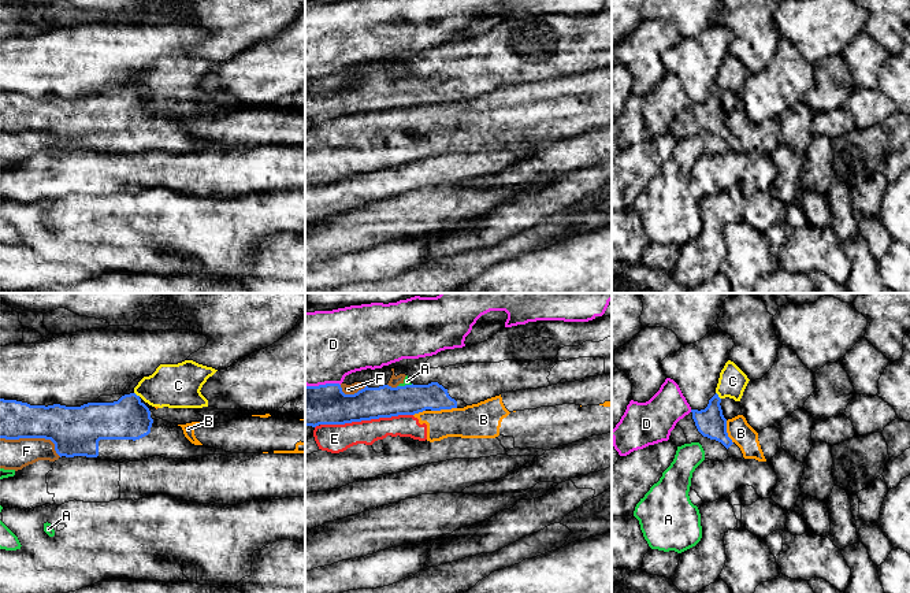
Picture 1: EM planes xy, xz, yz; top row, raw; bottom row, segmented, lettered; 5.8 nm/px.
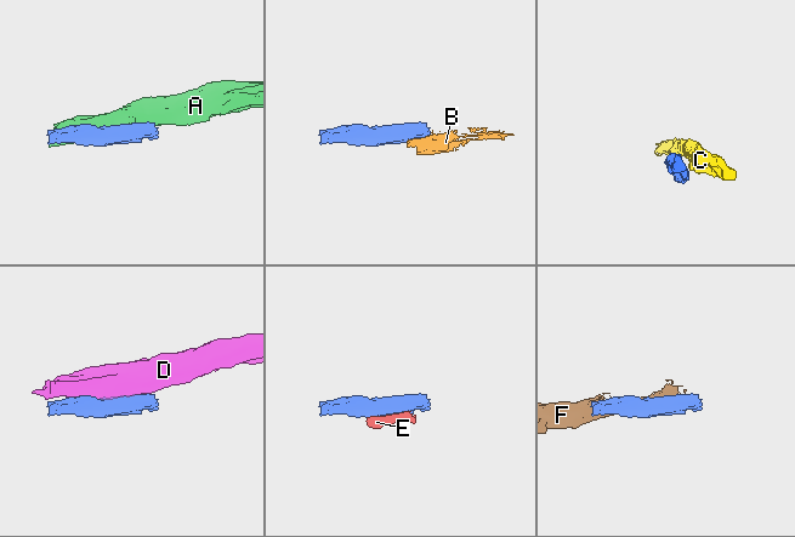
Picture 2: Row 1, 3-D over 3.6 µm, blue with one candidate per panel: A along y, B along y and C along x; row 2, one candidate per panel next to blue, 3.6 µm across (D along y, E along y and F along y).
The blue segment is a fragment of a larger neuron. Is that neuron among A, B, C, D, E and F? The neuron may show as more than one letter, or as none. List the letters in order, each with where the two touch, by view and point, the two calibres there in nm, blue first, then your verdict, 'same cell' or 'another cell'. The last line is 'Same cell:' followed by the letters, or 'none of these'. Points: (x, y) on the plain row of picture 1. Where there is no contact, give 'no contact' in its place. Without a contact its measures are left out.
A: xz (405, 78) | 190/40 nm | another cell
B: xz (444, 102) | 180/200 nm | another cell
C: yz (717, 89) | 170/170 nm | another cell
D: xz (322, 78) | 240/440 nm | another cell
E: xz (366, 112) | 240/170 nm | another cell
F: xy (33, 130) | 280/180 nm | another cell
Same cell: none of these

